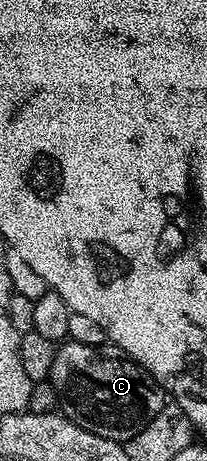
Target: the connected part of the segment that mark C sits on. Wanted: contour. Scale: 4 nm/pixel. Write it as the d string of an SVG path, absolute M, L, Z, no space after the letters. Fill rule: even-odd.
M65 341L57 347L48 382L57 394L60 414L104 439L127 441L147 425L155 413L167 406L166 392L148 373L116 347L79 345ZM106 350L106 351L105 351Z

